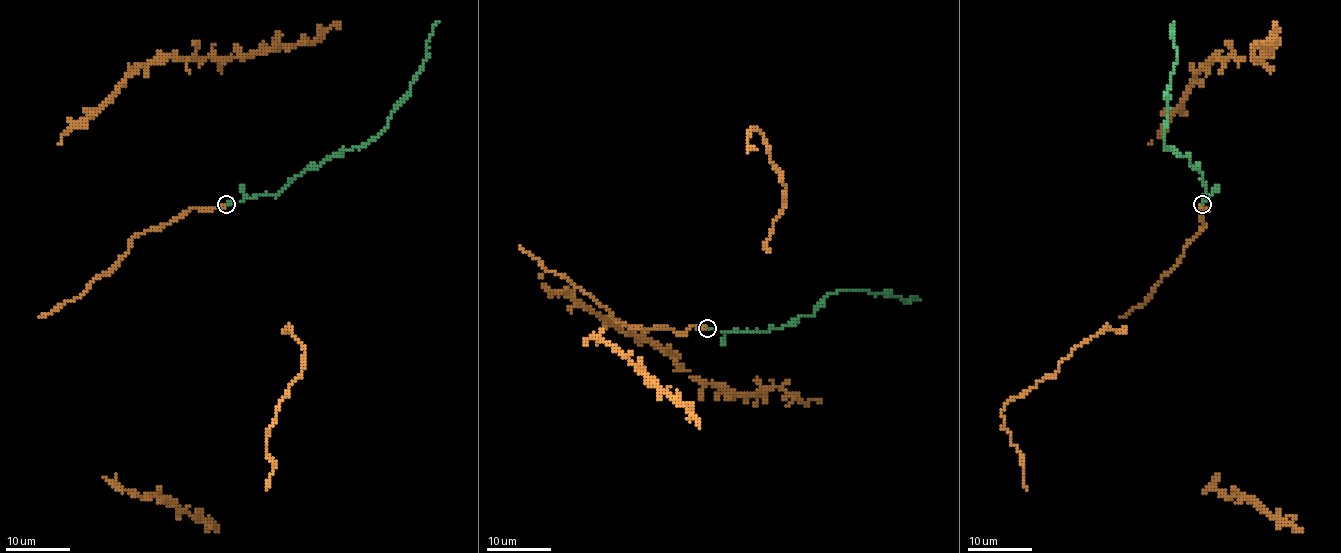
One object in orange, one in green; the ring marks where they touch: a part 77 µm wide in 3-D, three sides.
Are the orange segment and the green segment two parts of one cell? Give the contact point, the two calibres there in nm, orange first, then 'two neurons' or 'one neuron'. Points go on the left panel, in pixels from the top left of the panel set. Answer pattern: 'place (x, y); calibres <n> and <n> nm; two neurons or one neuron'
place (226, 204); calibres 190 and 180 nm; one neuron

